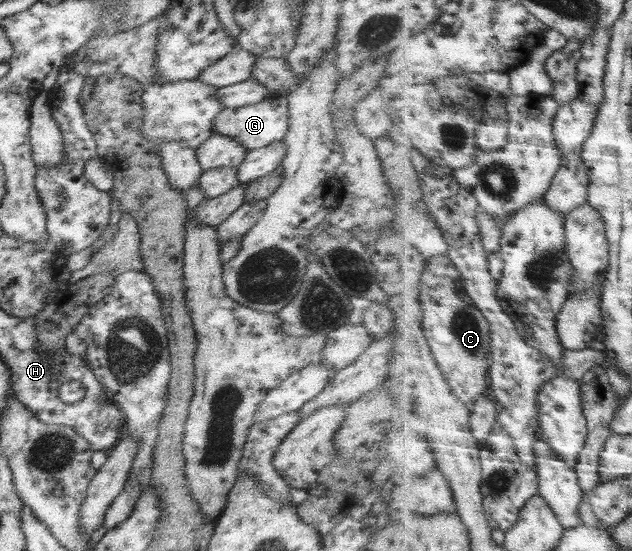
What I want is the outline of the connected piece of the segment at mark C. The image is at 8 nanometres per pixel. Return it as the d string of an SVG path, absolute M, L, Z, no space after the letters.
M449 253L445 256L432 258L428 264L427 269L422 274L421 303L425 312L423 327L438 364L446 373L446 378L450 381L455 393L472 410L478 400L492 391L490 388L490 370L493 365L491 359L493 353L491 322L485 317L480 307L476 306L474 299L466 290L462 271L454 264Z

